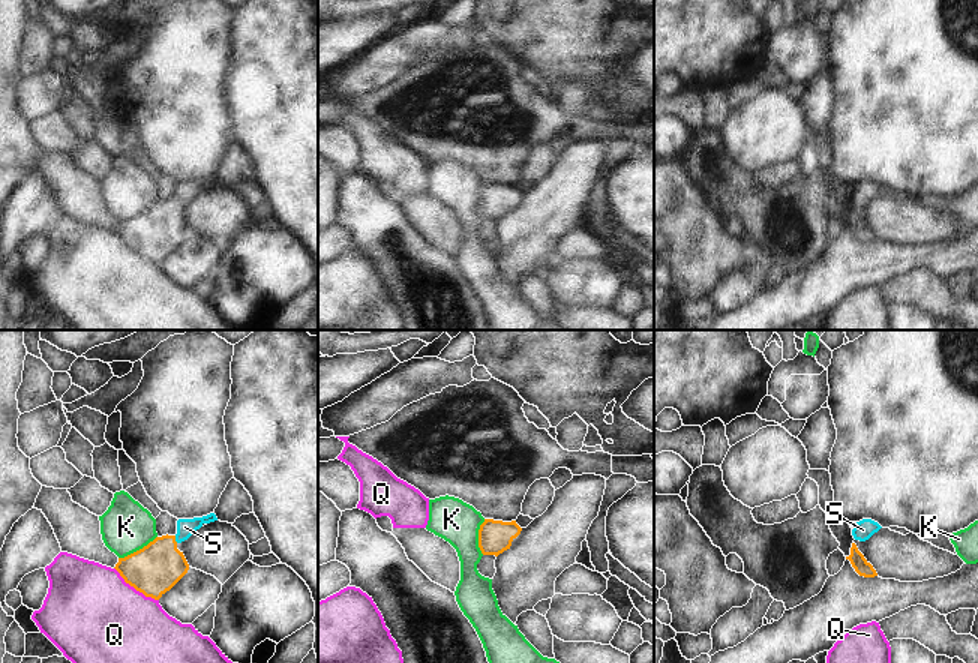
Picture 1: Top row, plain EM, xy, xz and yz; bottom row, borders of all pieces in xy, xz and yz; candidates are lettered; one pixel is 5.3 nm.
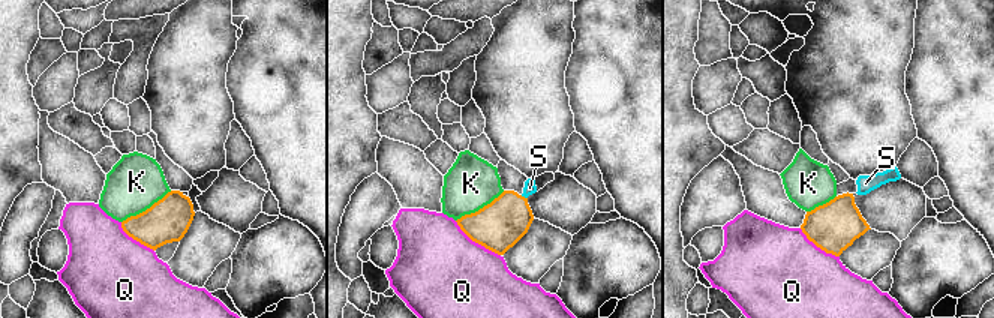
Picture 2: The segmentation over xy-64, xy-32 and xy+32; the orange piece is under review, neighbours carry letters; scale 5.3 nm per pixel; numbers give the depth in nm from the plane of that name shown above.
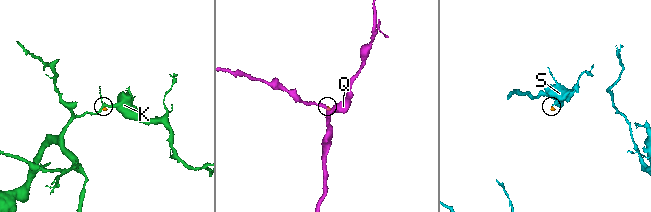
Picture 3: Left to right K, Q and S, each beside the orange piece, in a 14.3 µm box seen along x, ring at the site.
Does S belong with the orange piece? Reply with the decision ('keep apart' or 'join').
join

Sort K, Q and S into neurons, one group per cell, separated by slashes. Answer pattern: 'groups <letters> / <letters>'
groups K / Q / S

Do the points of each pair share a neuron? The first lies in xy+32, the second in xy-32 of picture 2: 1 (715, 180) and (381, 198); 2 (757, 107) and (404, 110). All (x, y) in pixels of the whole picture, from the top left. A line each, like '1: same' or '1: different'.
1: same
2: different

